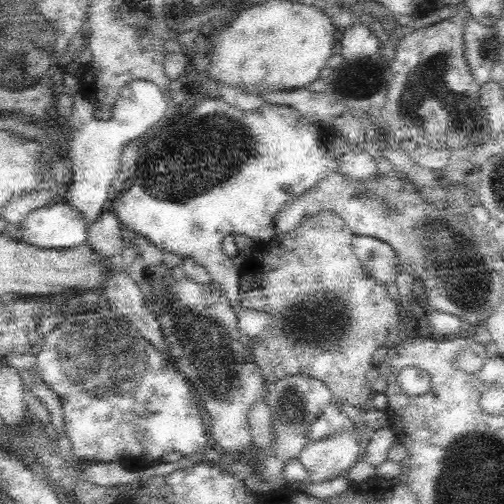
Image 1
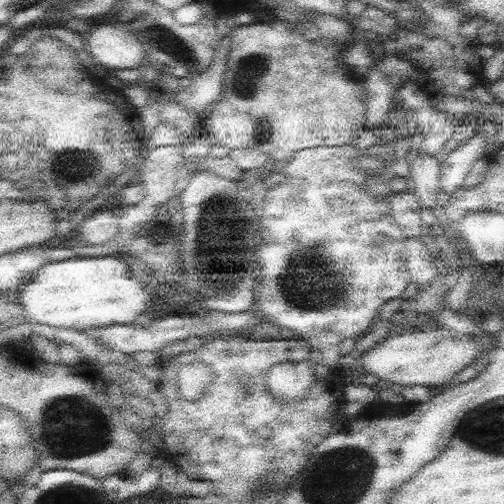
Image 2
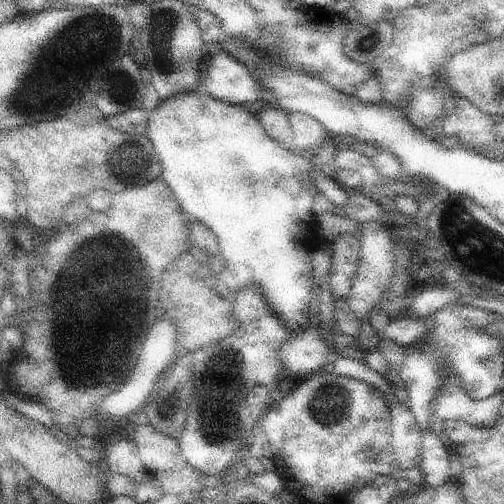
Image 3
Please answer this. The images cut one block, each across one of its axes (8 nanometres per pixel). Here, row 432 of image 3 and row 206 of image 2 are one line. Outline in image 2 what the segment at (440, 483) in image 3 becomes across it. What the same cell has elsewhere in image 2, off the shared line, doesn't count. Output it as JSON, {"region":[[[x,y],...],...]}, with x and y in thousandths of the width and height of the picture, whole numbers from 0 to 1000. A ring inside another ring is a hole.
{"region":[[[839,306],[815,321],[815,353],[823,357],[823,389],[839,413],[859,413],[875,365],[875,321],[859,306]]]}

